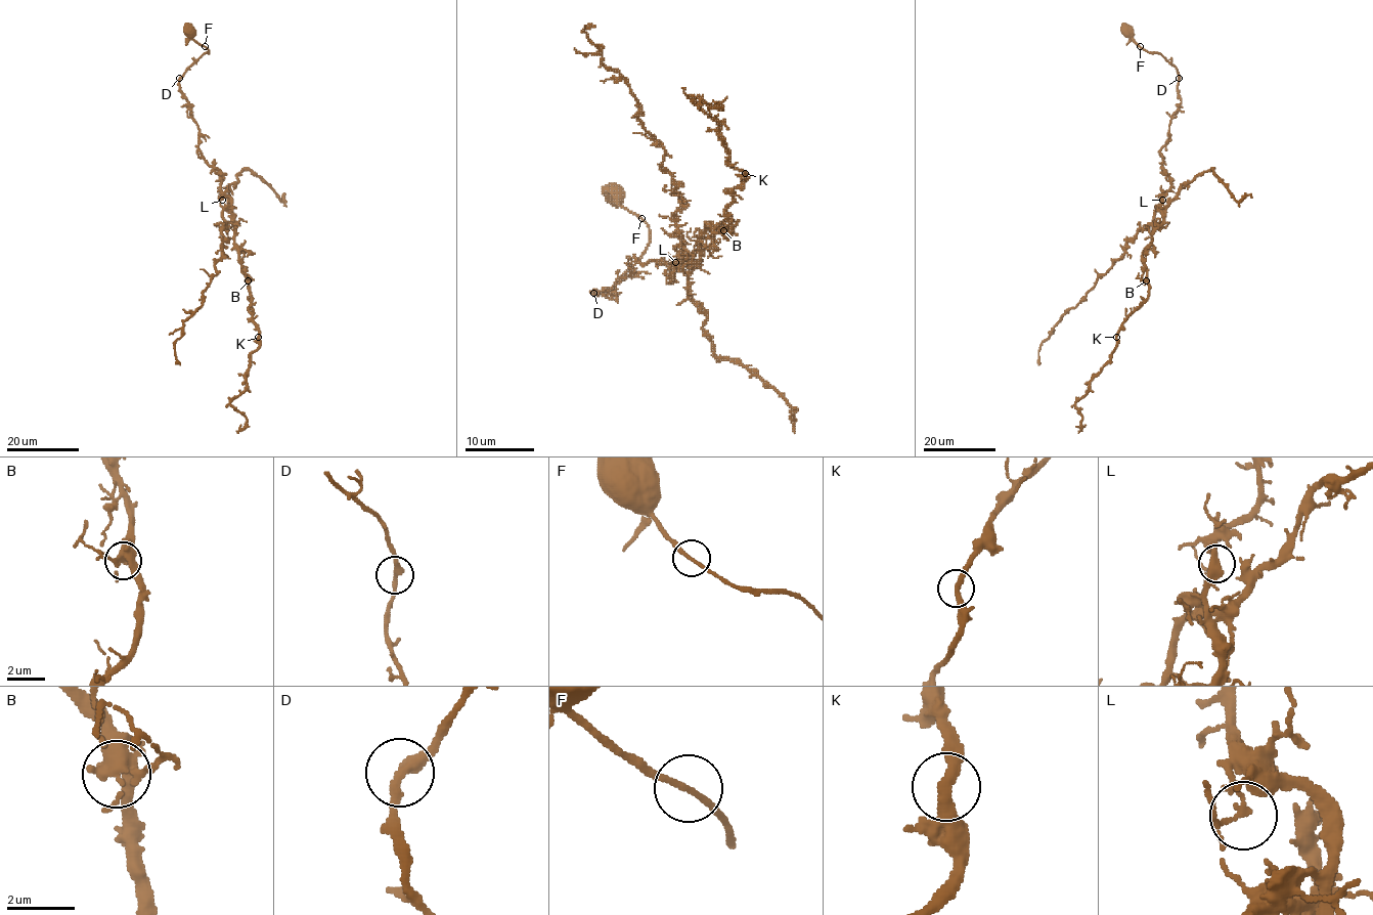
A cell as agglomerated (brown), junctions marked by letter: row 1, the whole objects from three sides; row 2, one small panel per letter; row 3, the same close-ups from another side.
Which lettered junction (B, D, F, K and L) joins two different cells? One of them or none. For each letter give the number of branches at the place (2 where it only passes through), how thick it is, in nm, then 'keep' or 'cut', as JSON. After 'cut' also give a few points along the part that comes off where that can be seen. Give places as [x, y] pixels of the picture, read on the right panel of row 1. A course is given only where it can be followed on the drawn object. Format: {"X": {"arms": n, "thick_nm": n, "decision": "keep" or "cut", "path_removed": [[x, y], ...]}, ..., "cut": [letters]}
{"B": {"arms": 4, "thick_nm": 400, "decision": "keep"}, "D": {"arms": 2, "thick_nm": 320, "decision": "keep"}, "F": {"arms": 2, "thick_nm": 170, "decision": "keep"}, "K": {"arms": 2, "thick_nm": 320, "decision": "keep"}, "L": {"arms": 3, "thick_nm": 90, "decision": "cut", "path_removed": [[1162, 200], [1152, 222], [1126, 243], [1125, 253], [1052, 330], [1038, 352], [1039, 364]]}, "cut": ["L"]}

